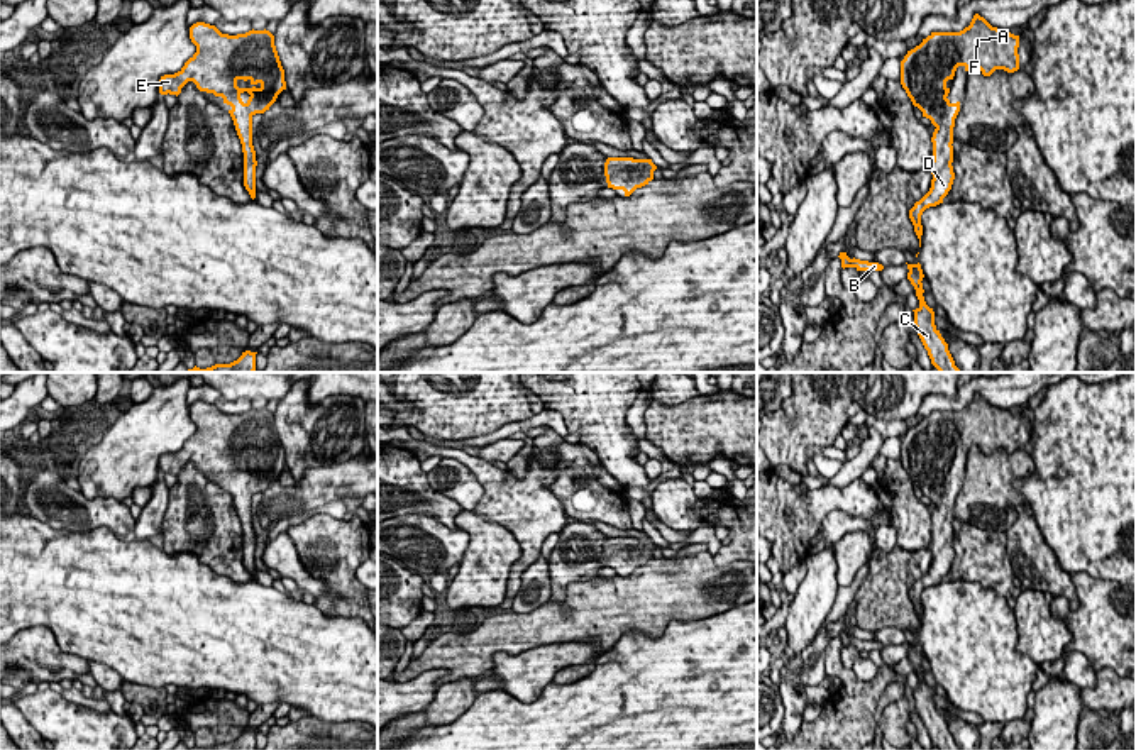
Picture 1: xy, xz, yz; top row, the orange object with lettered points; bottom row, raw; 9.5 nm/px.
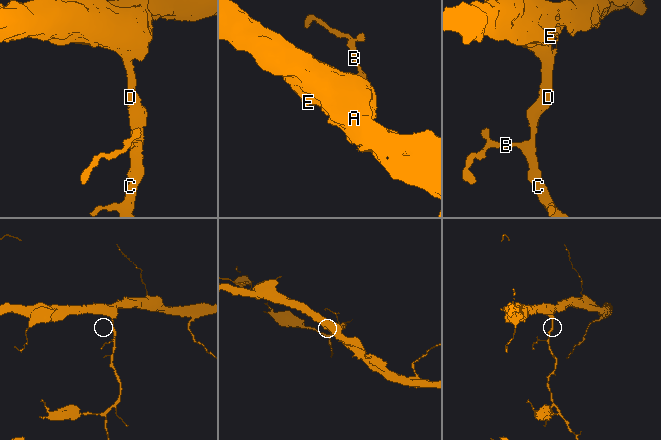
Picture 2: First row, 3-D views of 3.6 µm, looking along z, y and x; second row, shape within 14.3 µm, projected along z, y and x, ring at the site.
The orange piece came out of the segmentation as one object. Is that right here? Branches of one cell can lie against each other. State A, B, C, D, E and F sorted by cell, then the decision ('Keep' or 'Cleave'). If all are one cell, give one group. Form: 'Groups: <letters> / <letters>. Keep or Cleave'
Groups: A B C D E F. Keep

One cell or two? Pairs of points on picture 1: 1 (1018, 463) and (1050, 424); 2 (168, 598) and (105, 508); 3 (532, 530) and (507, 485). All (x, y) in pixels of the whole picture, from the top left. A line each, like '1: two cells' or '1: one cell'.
1: two cells
2: two cells
3: one cell

